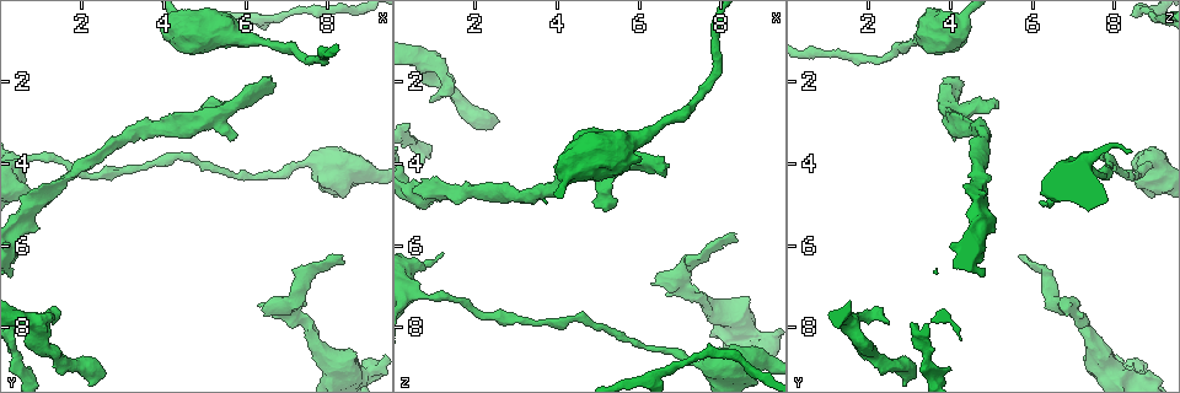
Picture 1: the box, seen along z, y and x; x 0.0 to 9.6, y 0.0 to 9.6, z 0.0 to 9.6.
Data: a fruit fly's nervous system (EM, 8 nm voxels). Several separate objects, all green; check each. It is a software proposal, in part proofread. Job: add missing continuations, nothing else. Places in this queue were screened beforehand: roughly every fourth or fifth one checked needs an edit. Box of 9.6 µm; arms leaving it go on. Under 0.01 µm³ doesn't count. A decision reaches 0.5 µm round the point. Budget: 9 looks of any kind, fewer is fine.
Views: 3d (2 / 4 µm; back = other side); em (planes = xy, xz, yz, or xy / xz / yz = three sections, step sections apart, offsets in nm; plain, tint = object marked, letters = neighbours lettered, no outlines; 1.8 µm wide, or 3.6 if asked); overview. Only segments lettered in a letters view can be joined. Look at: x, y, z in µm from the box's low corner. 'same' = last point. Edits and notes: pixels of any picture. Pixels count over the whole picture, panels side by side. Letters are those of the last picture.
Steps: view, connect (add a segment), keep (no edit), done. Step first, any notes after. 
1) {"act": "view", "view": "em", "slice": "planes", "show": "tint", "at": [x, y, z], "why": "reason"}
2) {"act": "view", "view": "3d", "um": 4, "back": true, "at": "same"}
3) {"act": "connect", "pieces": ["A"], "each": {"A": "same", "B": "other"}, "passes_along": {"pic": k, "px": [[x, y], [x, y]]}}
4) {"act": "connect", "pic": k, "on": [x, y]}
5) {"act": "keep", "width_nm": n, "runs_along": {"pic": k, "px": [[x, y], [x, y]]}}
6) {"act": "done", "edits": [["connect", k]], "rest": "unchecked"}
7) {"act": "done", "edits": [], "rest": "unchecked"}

{"act": "view", "view": "3d", "um": 4, "at": [1.00, 7.85, 2.50], "why": "branch stops here"}

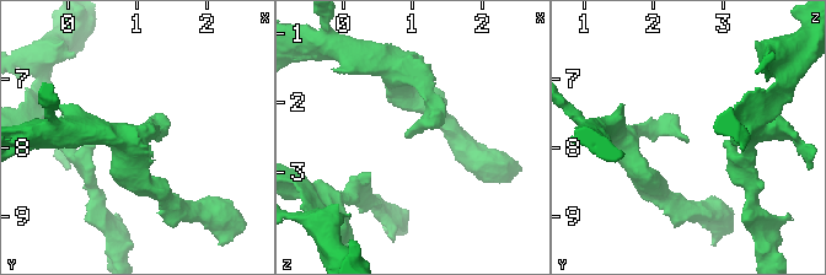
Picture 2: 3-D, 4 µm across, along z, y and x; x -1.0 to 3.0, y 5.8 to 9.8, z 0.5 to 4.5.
{"act": "view", "view": "em", "slice": "xy", "step": 4, "show": "letters", "at": [0.95, 7.90, 2.50]}

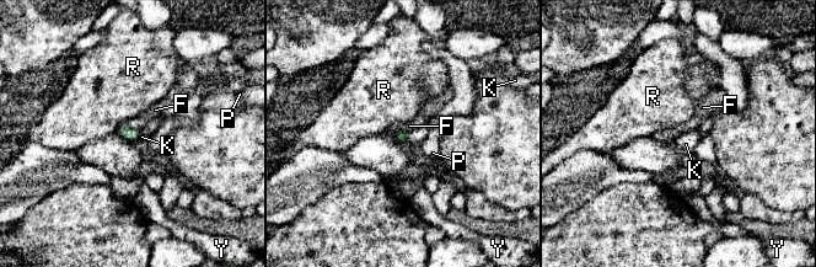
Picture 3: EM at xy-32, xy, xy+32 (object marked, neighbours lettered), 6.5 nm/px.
{"act": "view", "view": "em", "slice": "planes", "show": "letters", "at": "same", "why": "cut it another way"}

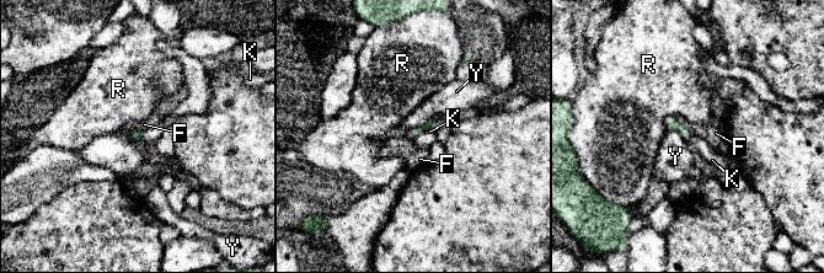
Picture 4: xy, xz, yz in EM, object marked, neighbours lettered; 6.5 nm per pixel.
{"act": "keep", "each": {"F": "other", "K": "other", "R": "other", "Y": "other"}, "found": "none of them fits"}

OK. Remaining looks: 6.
{"act": "view", "view": "em", "slice": "planes", "show": "letters", "at": [8.35, 6.25, 5.75], "why": "tapers out"}

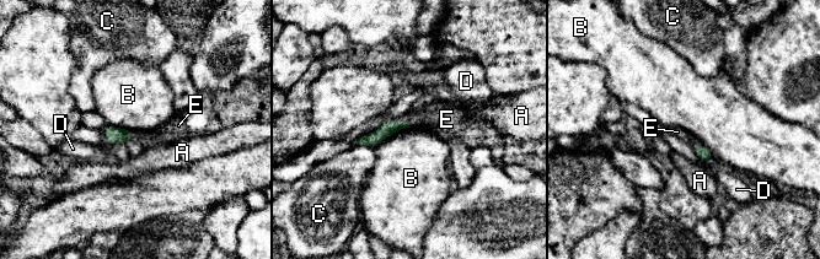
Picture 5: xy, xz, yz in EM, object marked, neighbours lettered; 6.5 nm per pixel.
{"act": "connect", "pieces": ["E"], "each": {"A": "other", "B": "other", "C": "other", "D": "other", "E": "same"}, "passes_along": {"pic": 5, "px": [[390, 127], [405, 124], [440, 115]]}, "found": "the cell continues"}

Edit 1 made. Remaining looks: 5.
{"act": "view", "view": "3d", "um": 4, "at": [6.35, 7.50, 6.95], "why": "an open end"}

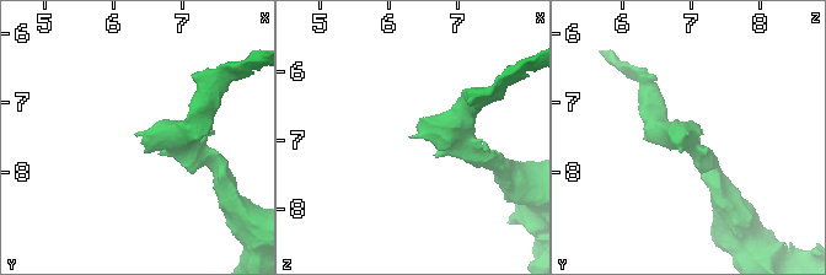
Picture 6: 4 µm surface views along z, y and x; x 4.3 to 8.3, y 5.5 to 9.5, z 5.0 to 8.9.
{"act": "view", "view": "em", "slice": "planes", "show": "letters", "at": [6.30, 7.45, 6.95], "why": "now the EM"}

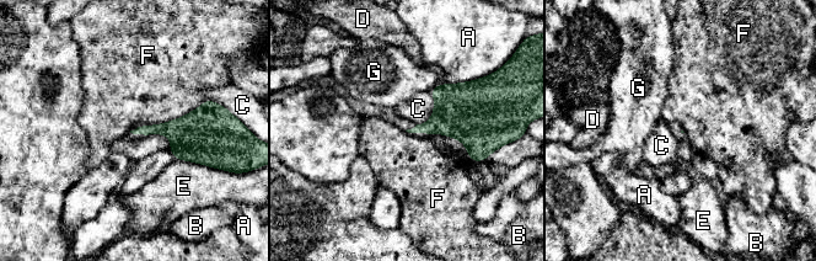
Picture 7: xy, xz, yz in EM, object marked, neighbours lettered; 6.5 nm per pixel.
{"act": "keep", "each": {"A": "other", "B": "other", "C": "other", "D": "other", "E": "other", "F": "other", "G": "other"}, "border": {"pic": 7, "px": [[207, 100], [176, 118], [140, 126]]}, "found": "none of them fits"}

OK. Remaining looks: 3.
{"act": "view", "view": "em", "slice": "planes", "show": "letters", "at": [9.15, 9.00, 8.40], "why": "sharp bend"}

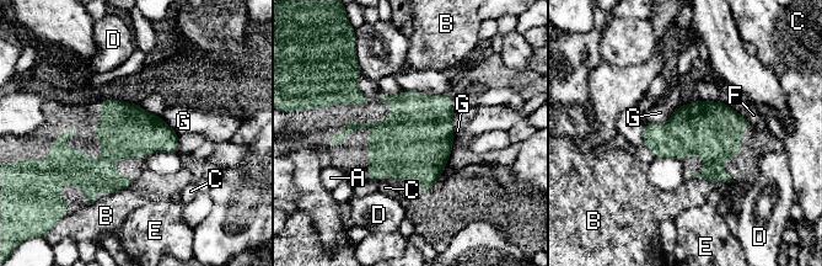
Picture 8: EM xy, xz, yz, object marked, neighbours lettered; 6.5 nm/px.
{"act": "keep", "width_nm": 360, "longest_contact_nm": ["G", 200], "each": {"A": "other", "B": "other", "C": "other", "D": "other", "E": "other", "F": "other", "G": "other"}, "found": "none of them fits"}

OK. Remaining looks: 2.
{"act": "done", "edits": [["connect", 5]], "rest": "unchecked"}

